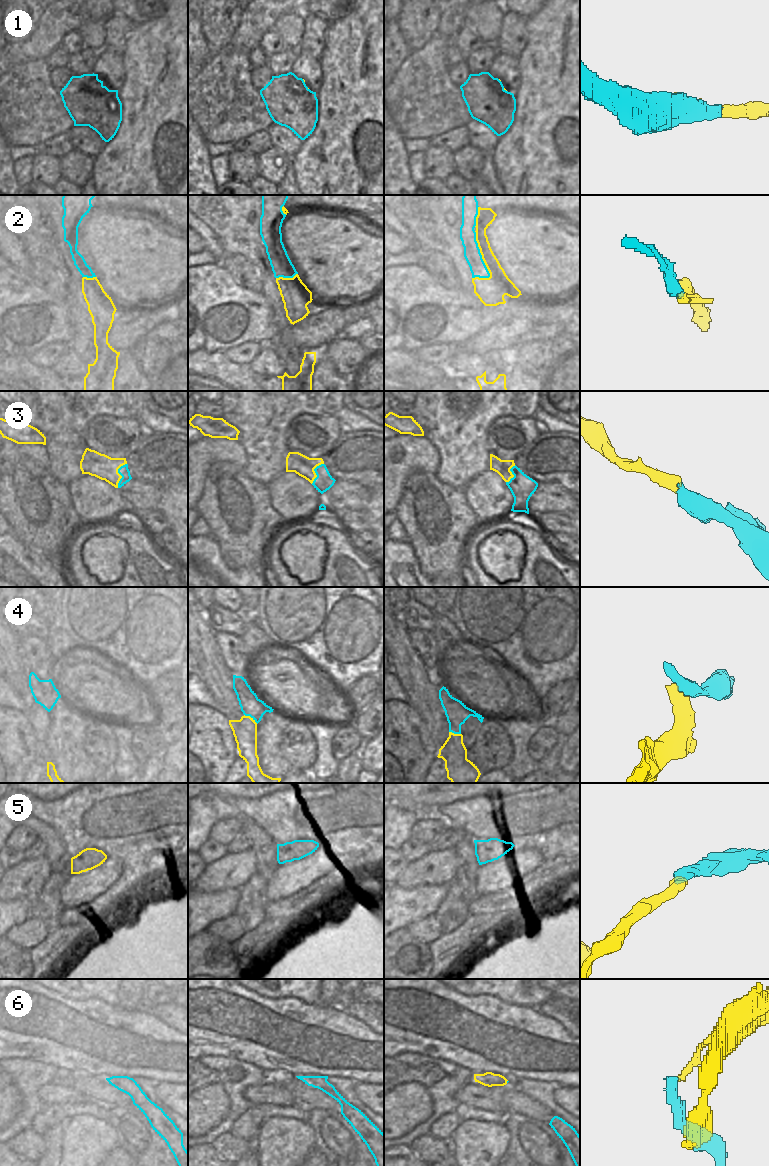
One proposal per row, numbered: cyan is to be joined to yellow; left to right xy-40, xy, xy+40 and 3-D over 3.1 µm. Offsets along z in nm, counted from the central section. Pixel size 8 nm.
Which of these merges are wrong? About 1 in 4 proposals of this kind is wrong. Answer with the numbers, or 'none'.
4, 6

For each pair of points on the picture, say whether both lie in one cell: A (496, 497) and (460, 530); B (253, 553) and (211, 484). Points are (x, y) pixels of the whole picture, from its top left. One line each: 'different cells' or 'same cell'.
A: different cells
B: same cell

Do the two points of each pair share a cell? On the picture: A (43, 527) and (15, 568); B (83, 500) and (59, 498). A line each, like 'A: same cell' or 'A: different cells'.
A: different cells
B: different cells

